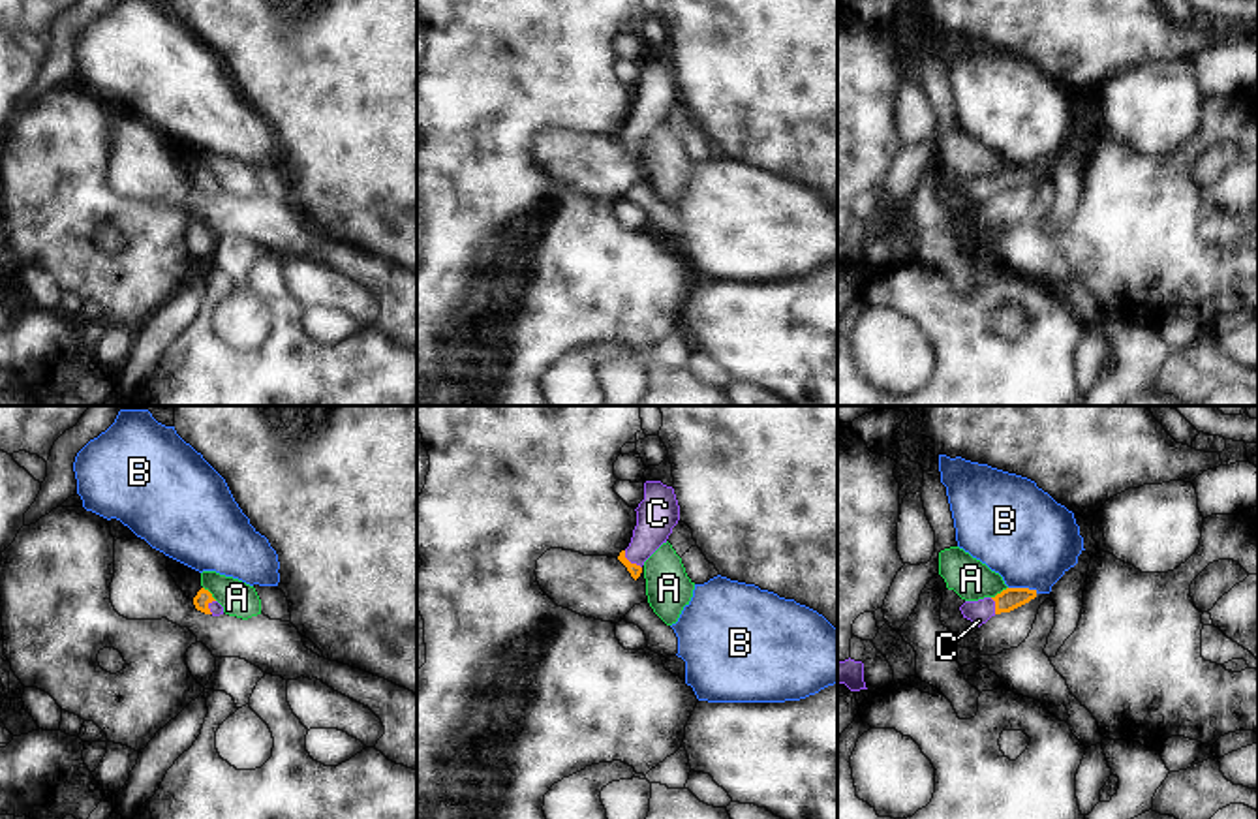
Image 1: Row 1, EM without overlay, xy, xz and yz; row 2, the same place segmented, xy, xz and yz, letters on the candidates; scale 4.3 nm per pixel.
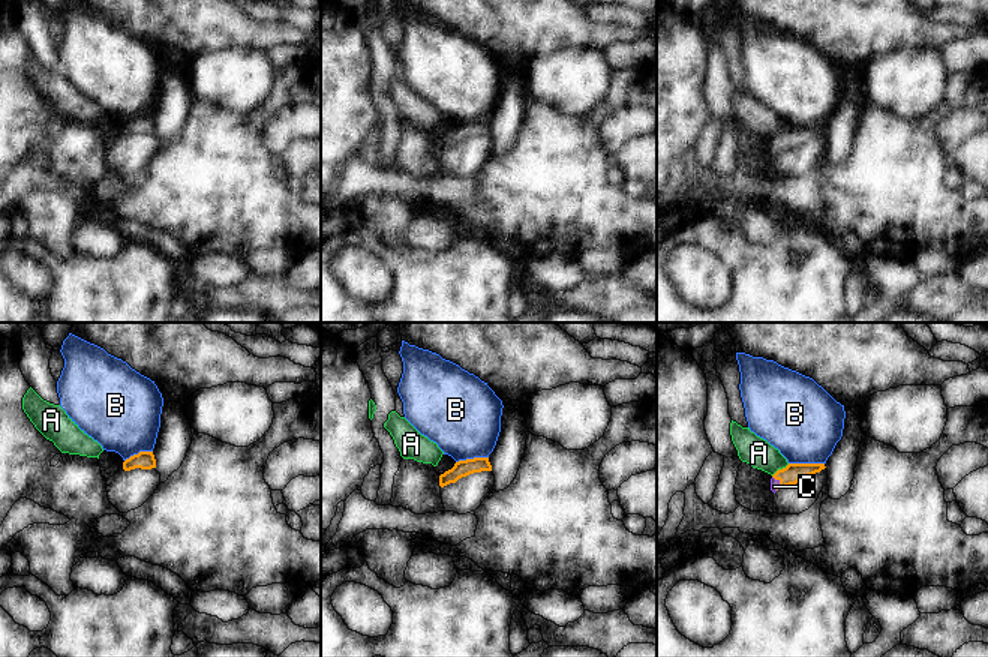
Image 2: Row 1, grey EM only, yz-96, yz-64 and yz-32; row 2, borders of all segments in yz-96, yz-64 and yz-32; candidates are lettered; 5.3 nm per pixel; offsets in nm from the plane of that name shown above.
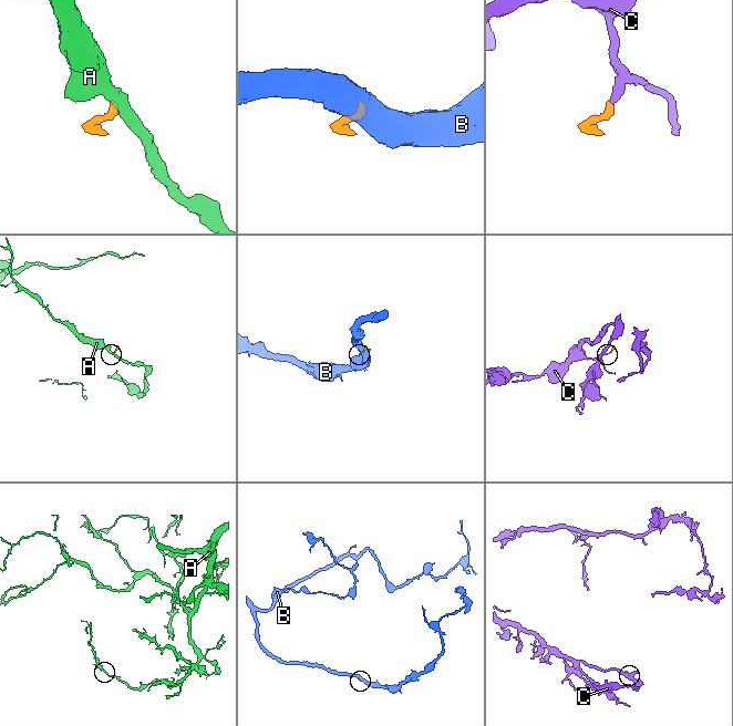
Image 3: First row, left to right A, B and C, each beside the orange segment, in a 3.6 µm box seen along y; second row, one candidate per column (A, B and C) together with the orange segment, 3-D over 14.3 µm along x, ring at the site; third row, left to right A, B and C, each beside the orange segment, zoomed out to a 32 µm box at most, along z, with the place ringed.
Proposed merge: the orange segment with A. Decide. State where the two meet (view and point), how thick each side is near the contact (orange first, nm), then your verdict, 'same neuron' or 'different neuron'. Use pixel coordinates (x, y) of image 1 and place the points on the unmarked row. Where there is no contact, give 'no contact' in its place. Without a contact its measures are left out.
contact yz (1001, 171); calibres 90 and 170 nm; different neuron

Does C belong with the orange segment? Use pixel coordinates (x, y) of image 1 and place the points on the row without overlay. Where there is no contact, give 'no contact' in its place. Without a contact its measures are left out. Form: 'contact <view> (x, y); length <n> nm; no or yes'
contact xz (629, 141); length 110 nm; yes

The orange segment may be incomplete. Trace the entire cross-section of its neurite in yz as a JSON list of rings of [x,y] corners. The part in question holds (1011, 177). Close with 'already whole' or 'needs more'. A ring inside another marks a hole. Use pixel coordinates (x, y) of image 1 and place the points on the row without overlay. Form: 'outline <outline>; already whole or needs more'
outline [[[1006,167],[995,177],[984,177],[978,180],[965,180],[959,190],[963,197],[971,199],[978,207],[991,195],[1010,192],[1036,177],[1036,169],[1029,167]]]; needs more

